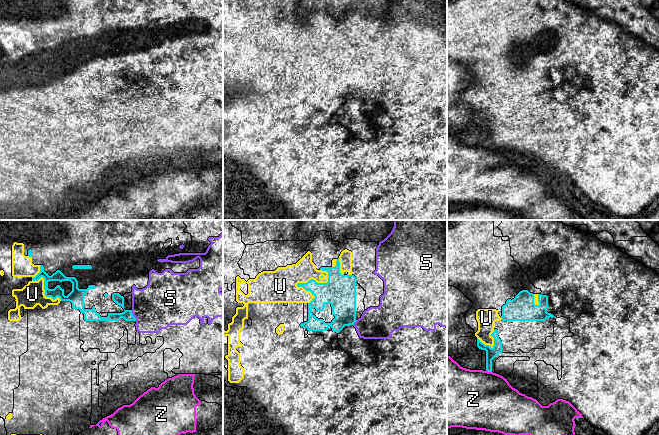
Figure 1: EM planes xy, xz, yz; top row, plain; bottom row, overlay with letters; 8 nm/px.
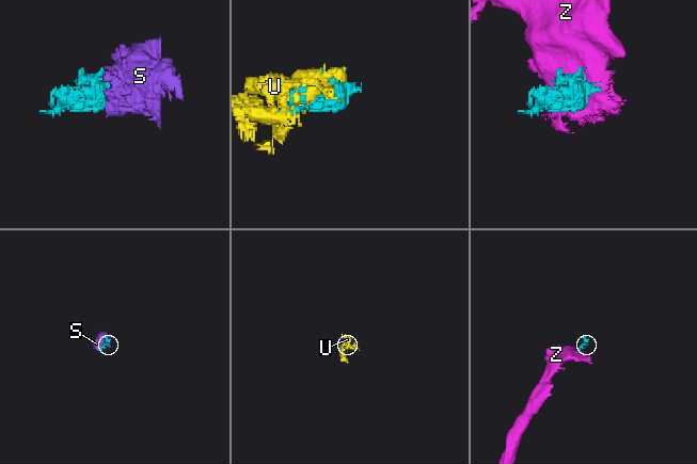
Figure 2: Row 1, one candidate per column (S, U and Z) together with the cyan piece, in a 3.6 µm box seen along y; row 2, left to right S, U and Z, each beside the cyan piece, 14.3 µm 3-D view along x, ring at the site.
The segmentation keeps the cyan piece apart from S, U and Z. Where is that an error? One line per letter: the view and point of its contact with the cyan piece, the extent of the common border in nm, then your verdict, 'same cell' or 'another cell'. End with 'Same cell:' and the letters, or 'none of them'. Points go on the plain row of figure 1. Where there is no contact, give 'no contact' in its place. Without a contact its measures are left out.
S: meets cyan in xy at (132, 91); contact 100 nm long; same cell
U: meets cyan in xz at (305, 59); contact 300 nm long; same cell
Z: meets cyan in yz at (489, 147); contact 50 nm long; another cell
Same cell: S, U

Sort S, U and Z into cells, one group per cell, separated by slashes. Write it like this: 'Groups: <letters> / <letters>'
Groups: S U / Z

